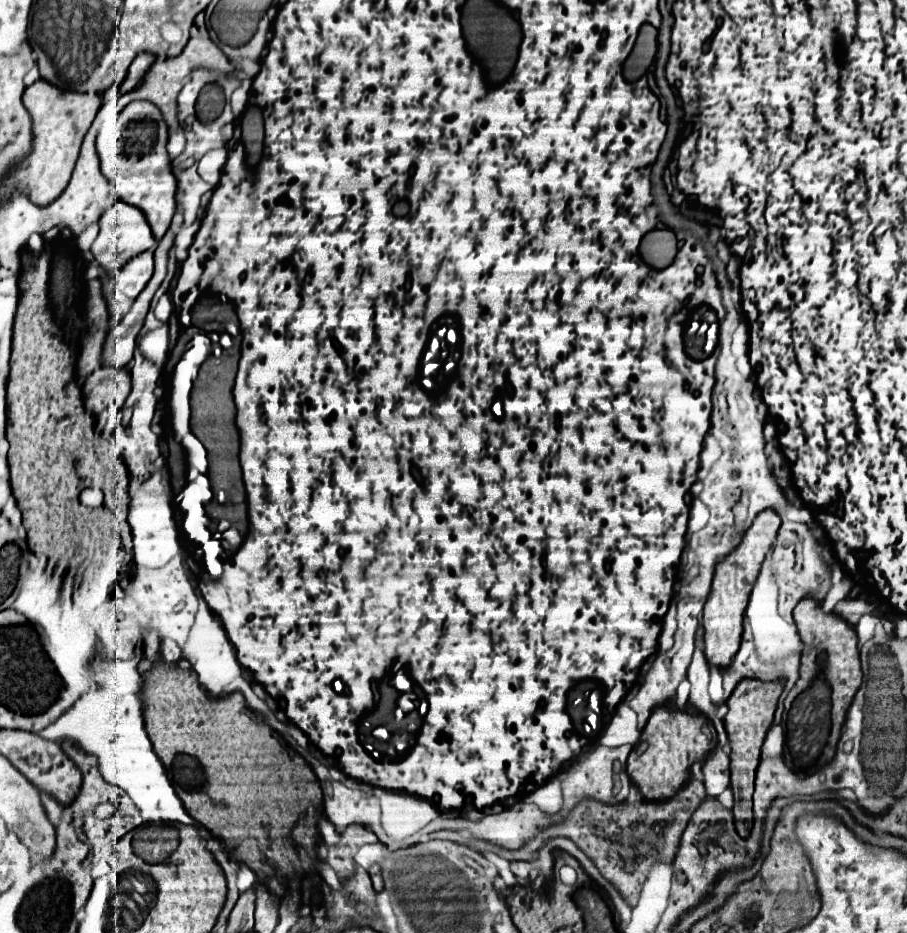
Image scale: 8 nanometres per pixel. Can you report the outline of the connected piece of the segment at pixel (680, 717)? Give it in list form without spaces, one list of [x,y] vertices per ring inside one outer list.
[[[660,706],[652,712],[644,732],[642,742],[648,744],[648,748],[638,754],[636,750],[630,752],[626,762],[626,772],[630,776],[630,782],[638,786],[642,800],[646,802],[664,802],[676,796],[688,784],[692,776],[692,764],[702,762],[710,752],[716,748],[716,730],[710,720],[704,716],[680,712],[672,706]]]

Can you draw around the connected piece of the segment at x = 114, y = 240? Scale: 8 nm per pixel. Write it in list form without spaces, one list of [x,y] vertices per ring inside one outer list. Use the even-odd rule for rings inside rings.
[[[118,200],[108,212],[100,218],[100,234],[96,242],[92,244],[92,254],[100,266],[104,266],[110,274],[118,274],[128,260],[134,256],[154,248],[156,240],[152,240],[152,230],[148,228],[148,222],[144,220],[144,214],[138,208],[132,208],[130,204],[124,204]]]

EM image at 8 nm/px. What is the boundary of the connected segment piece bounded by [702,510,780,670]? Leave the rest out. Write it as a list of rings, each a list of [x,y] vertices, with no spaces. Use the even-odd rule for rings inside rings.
[[[764,510],[760,512],[760,516],[756,516],[752,528],[744,534],[742,544],[730,554],[726,556],[718,566],[716,566],[716,576],[714,576],[714,584],[712,584],[712,592],[706,600],[704,606],[704,642],[706,642],[706,658],[710,666],[716,666],[720,670],[728,668],[740,648],[740,640],[742,640],[742,622],[744,622],[744,610],[748,606],[748,598],[750,592],[754,588],[754,582],[760,574],[762,562],[768,554],[768,550],[772,548],[776,534],[780,528],[780,518],[774,510]]]

